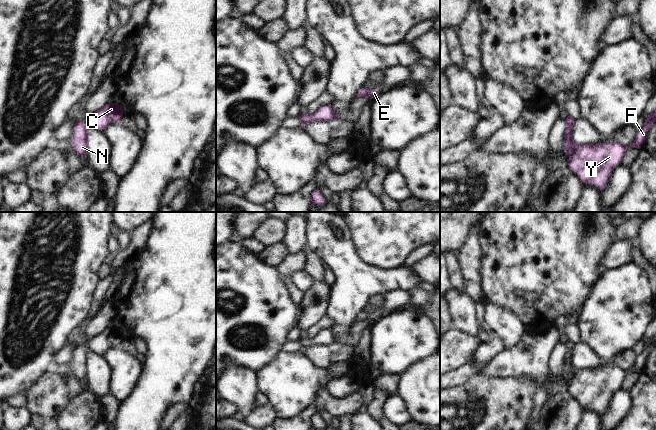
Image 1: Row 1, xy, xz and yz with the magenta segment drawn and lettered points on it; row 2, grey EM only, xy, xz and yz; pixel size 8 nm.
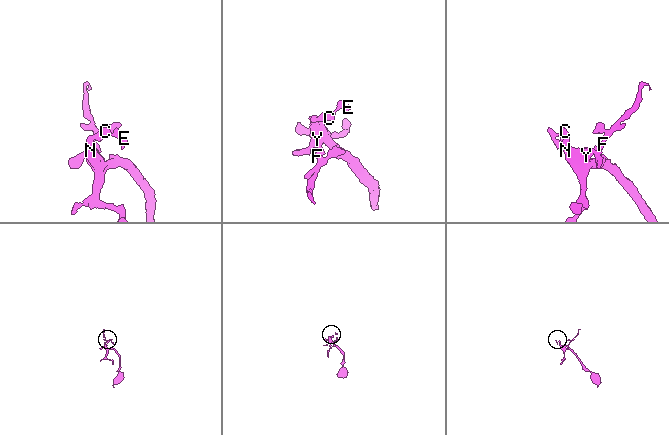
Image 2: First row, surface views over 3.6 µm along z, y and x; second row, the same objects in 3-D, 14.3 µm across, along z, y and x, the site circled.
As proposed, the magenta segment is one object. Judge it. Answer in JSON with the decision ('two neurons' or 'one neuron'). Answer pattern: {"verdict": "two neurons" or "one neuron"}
{"verdict": "one neuron"}

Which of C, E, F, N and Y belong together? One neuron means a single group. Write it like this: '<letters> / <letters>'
C E F N Y

